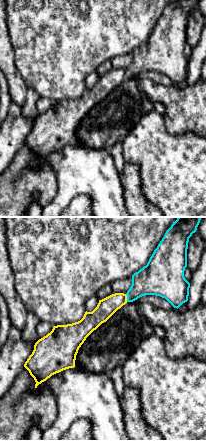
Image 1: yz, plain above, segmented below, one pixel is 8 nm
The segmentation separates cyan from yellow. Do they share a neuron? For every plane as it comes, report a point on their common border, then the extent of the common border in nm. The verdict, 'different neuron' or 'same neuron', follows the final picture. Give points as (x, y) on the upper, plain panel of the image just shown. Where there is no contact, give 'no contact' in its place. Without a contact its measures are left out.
meets cyan at (127, 74); contact 70 nm long

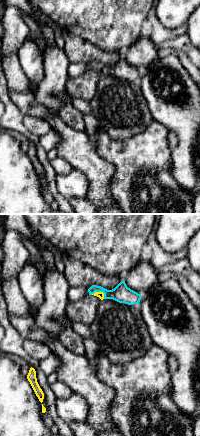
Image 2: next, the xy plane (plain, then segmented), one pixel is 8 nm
meets cyan at (100, 67); contact 120 nm long

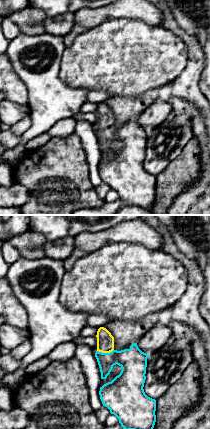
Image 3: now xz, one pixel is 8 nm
meets cyan at (105, 129); contact 140 nm long

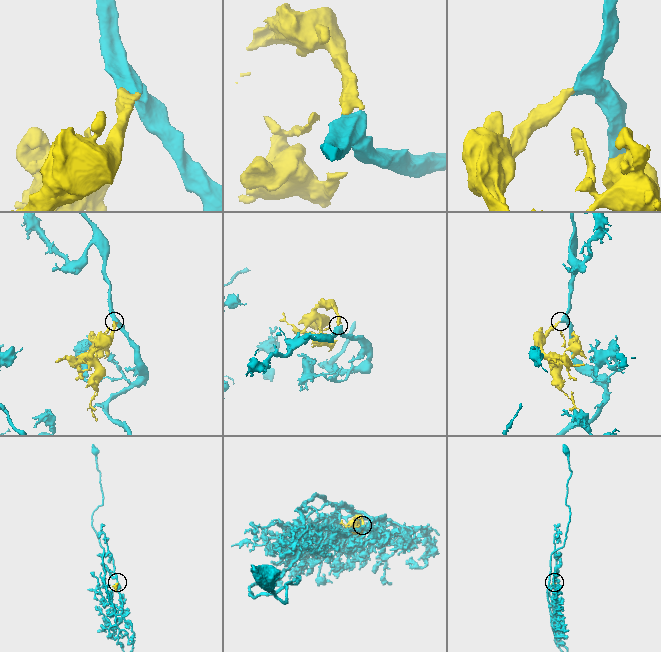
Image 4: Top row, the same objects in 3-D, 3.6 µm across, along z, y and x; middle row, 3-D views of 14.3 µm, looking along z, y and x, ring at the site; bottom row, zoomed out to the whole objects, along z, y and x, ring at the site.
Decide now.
same neuron

